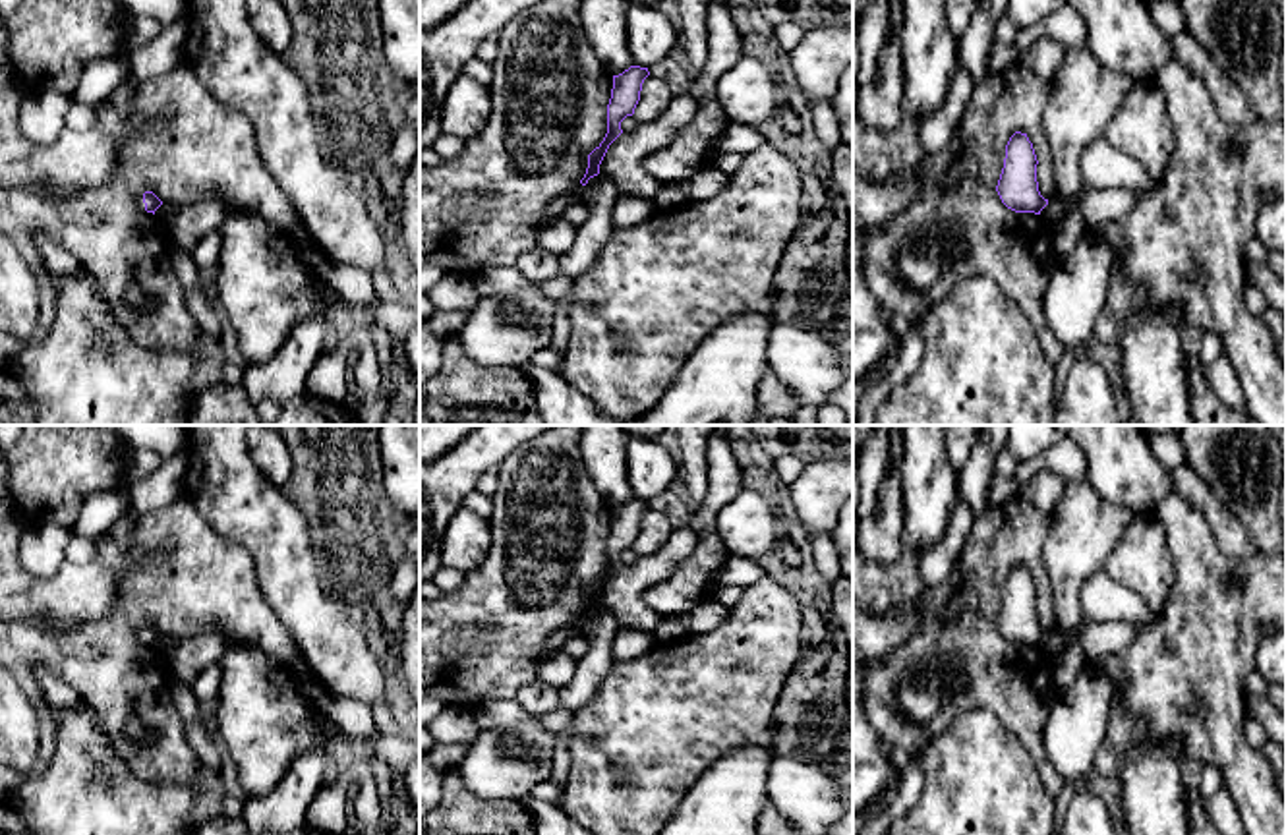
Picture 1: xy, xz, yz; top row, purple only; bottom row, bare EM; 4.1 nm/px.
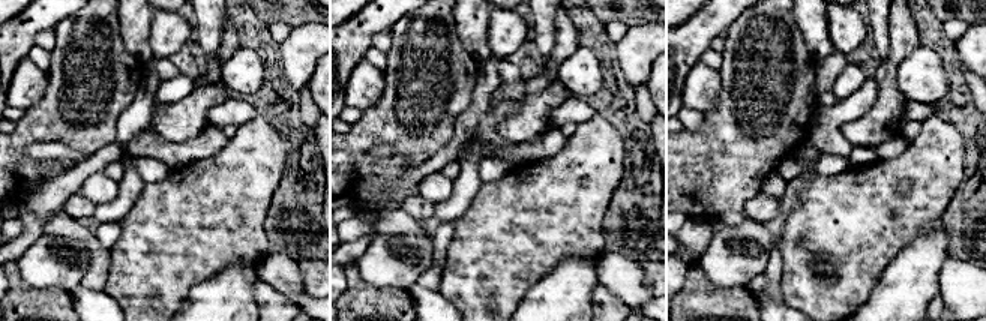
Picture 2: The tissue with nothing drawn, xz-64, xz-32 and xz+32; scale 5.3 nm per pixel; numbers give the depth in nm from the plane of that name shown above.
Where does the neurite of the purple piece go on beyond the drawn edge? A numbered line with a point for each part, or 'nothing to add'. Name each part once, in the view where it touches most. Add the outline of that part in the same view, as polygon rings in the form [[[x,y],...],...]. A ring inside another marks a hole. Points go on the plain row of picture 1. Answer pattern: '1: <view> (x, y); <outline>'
nothing to add

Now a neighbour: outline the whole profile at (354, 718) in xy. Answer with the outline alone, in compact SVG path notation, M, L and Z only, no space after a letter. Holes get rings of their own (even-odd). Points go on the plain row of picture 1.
M311 692L311 702L319 711L325 711L333 723L352 734L365 734L377 727L377 721L367 704L354 698L331 700L321 692Z

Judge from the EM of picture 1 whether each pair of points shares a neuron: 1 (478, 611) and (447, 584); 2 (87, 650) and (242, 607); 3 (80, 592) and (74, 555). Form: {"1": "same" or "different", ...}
{"1": "different", "2": "same", "3": "different"}

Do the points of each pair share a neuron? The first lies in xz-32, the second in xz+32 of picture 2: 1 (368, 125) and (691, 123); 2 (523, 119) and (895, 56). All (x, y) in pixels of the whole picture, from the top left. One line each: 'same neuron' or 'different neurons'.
1: different neurons
2: same neuron

